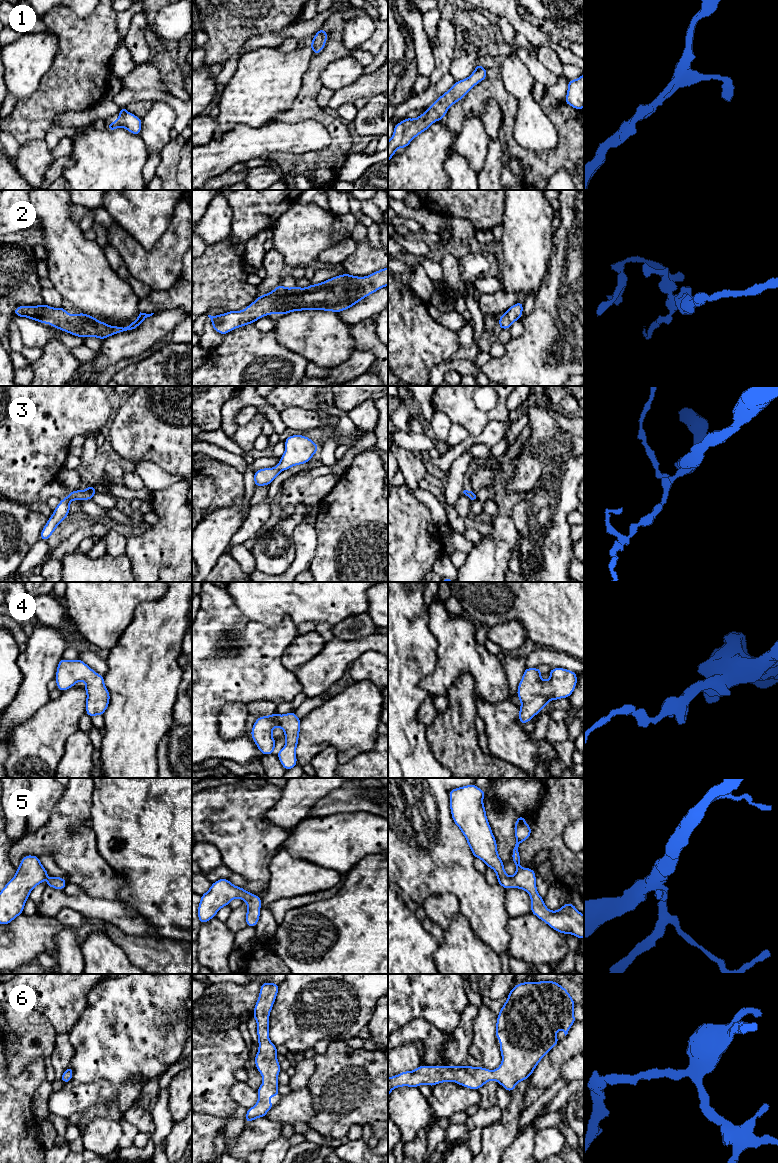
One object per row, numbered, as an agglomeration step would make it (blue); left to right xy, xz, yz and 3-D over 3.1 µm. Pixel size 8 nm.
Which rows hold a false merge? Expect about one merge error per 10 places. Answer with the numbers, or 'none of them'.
none of them

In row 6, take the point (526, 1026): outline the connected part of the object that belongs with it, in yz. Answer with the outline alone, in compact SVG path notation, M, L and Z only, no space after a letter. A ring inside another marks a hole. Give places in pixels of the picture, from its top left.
M539 981L539 982L522 982L515 985L508 994L507 1001L502 1006L496 1022L495 1036L500 1040L500 1052L502 1062L496 1070L488 1070L485 1067L476 1068L473 1066L426 1066L422 1065L413 1071L404 1071L396 1076L388 1077L388 1096L391 1091L397 1087L419 1087L422 1084L427 1084L433 1087L442 1082L455 1082L469 1089L478 1090L485 1083L495 1080L504 1087L508 1092L512 1092L518 1082L528 1079L541 1059L553 1047L557 1045L559 1039L556 1036L558 1030L563 1030L565 1036L568 1034L571 1026L575 1023L574 1017L575 1002L568 991L558 984L556 981Z

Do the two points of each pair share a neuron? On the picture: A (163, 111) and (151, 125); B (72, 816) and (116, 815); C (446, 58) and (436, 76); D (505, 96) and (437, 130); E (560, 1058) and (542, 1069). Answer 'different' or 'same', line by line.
A: same
B: different
C: same
D: different
E: same

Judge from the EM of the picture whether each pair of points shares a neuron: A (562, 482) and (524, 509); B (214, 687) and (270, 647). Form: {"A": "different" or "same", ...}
{"A": "same", "B": "same"}

